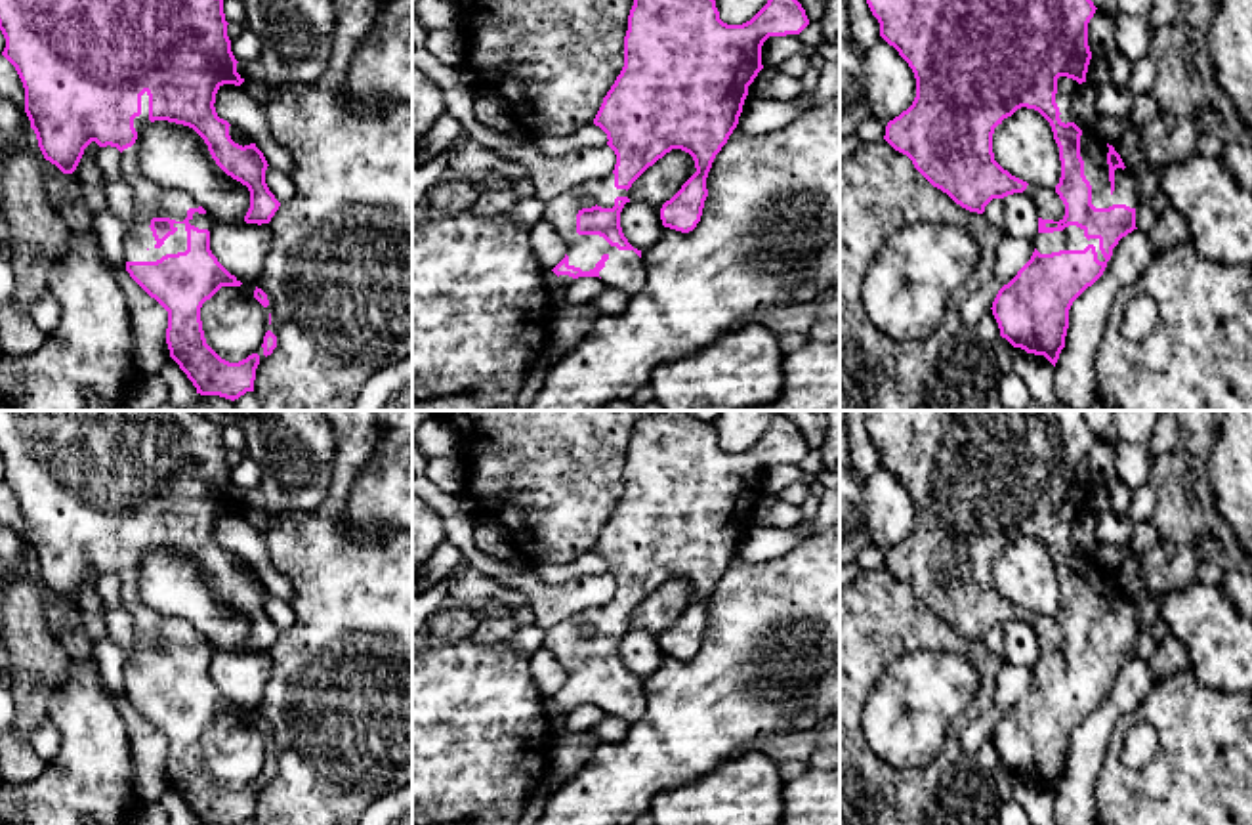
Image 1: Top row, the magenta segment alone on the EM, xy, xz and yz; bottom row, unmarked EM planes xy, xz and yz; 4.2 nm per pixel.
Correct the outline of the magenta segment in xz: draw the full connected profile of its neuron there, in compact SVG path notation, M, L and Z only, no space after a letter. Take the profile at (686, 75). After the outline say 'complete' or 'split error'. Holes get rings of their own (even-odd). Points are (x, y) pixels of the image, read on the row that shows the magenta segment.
M634 0L624 36L624 67L594 118L616 155L615 170L567 189L544 208L544 216L567 244L565 258L552 269L563 288L578 277L599 277L628 296L643 288L647 269L641 250L628 243L620 227L620 212L630 202L628 189L672 149L689 153L697 172L662 204L660 220L664 227L693 231L708 197L706 178L712 162L737 128L748 86L763 69L763 42L769 36L800 34L807 25L798 0L767 0L742 25L723 23L716 0Z | split error

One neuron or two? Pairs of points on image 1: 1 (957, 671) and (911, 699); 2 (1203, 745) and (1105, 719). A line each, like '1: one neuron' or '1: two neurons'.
1: one neuron
2: two neurons

